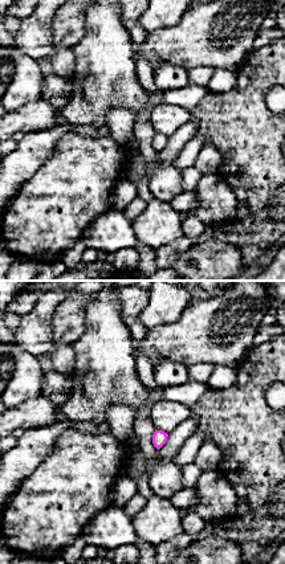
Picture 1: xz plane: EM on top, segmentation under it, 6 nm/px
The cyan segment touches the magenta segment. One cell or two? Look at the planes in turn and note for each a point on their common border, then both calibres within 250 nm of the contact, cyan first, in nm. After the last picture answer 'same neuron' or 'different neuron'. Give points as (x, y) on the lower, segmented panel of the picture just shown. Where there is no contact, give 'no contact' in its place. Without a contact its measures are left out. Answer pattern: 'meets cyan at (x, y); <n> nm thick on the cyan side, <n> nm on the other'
no contact

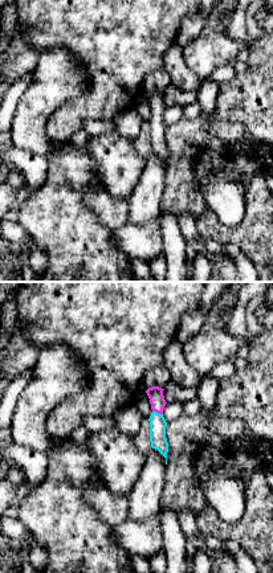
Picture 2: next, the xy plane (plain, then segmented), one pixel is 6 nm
meets cyan at (155, 412); 100 nm thick on the cyan side, 90 nm on the other

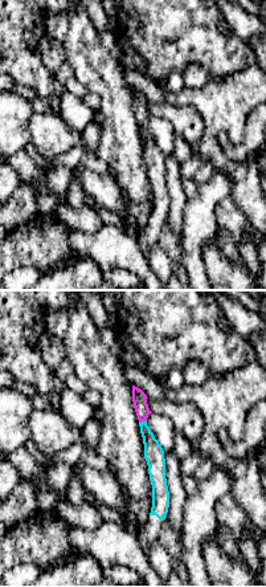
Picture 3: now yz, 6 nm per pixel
meets cyan at (143, 422); 120 nm thick on the cyan side, 90 nm on the other

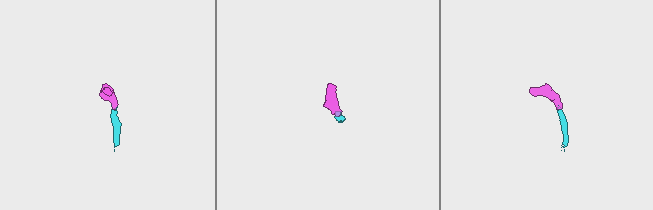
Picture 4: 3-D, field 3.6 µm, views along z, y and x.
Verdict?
same neuron

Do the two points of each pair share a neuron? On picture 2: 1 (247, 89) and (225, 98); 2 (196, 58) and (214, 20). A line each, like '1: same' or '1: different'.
1: same
2: same

